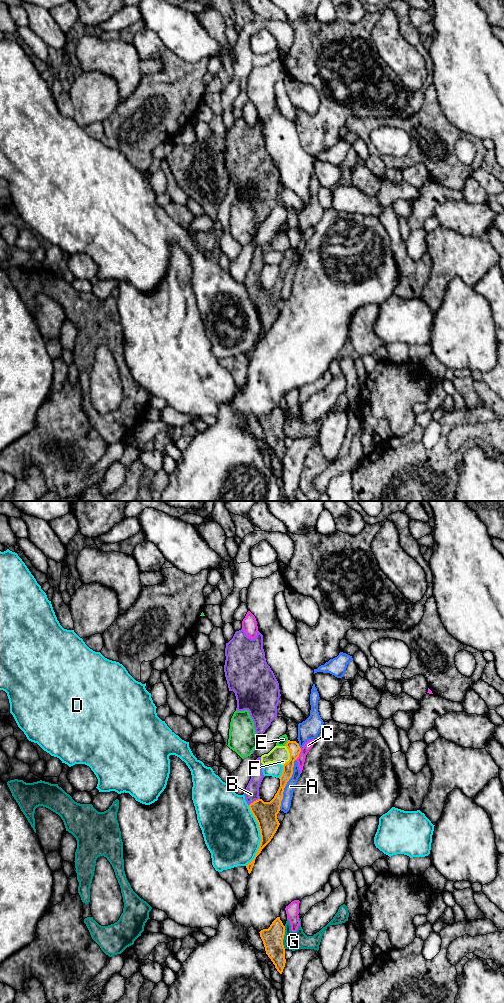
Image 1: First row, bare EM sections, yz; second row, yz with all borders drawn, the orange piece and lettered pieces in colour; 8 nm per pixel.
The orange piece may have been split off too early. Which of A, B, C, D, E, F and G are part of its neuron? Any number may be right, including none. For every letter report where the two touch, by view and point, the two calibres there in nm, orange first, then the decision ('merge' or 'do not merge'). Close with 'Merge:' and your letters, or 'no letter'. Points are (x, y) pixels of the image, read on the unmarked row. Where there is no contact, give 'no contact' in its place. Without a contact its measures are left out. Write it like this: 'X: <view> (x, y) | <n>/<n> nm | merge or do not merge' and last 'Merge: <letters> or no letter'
A: yz (286, 271) | 130/80 nm | do not merge
B: yz (254, 289) | 190/120 nm | merge
C: yz (299, 241) | 100/70 nm | do not merge
D: yz (260, 323) | 190/440 nm | do not merge
E: yz (286, 231) | 100/70 nm | do not merge
F: yz (290, 243) | 100/140 nm | do not merge
G: yz (283, 425) | 170/150 nm | do not merge
Merge: B

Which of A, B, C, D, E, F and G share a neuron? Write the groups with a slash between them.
A / B / C / D / E / F / G

